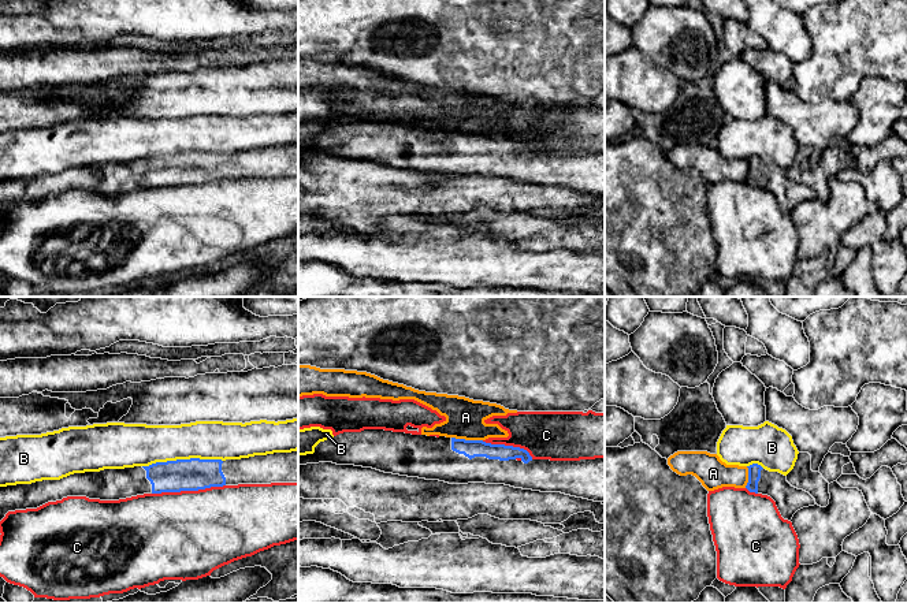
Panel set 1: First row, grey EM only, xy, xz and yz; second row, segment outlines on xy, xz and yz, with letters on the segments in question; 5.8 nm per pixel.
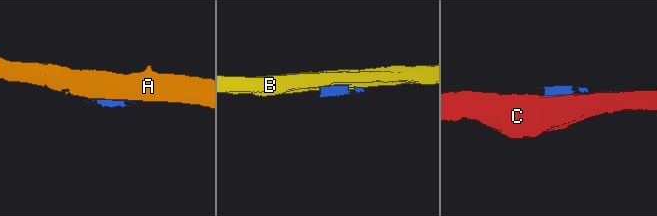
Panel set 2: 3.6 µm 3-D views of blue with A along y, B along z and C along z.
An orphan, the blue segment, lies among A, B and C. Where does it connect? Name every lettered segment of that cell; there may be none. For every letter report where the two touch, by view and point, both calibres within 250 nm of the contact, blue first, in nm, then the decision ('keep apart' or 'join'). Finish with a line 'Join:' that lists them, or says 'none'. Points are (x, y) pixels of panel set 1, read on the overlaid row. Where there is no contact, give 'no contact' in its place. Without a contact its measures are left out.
A: xz (467, 440) | 110/220 nm | keep apart
B: xy (182, 460) | 190/240 nm | keep apart
C: xy (188, 490) | 190/500 nm | keep apart
Join: none

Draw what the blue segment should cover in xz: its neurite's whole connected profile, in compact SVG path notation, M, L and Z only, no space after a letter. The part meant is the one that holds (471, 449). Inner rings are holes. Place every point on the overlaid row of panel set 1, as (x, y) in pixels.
M384 429L343 432L320 442L298 465L332 462L449 484L505 484L605 502L605 458L534 459L520 447Z

